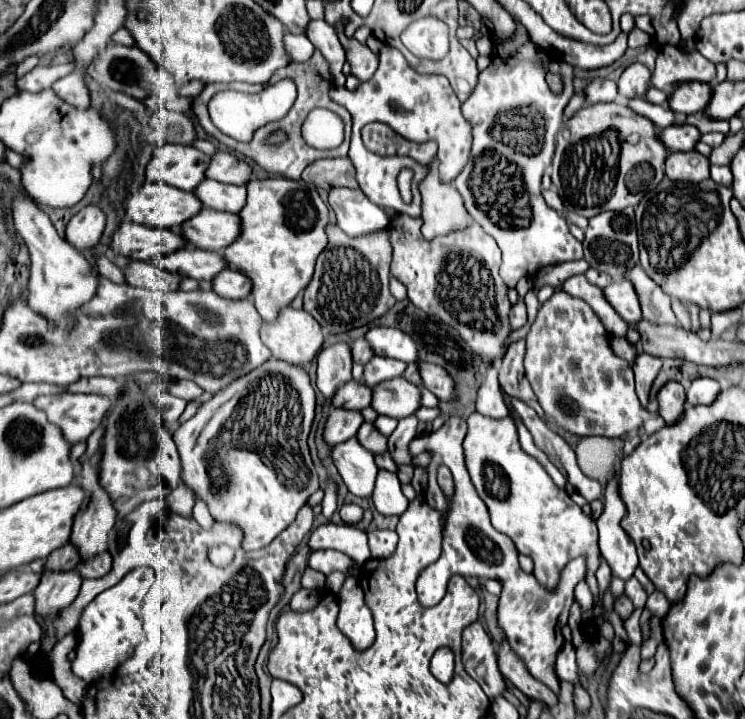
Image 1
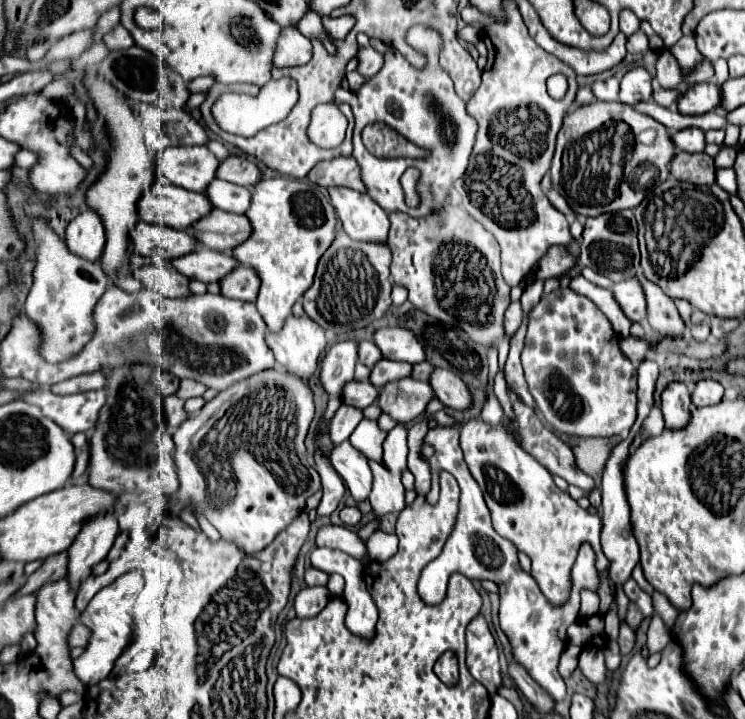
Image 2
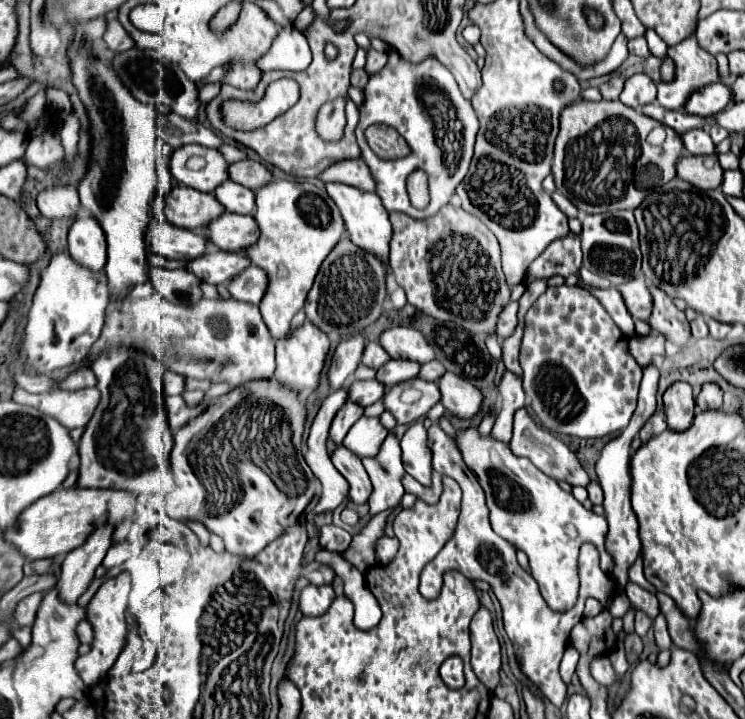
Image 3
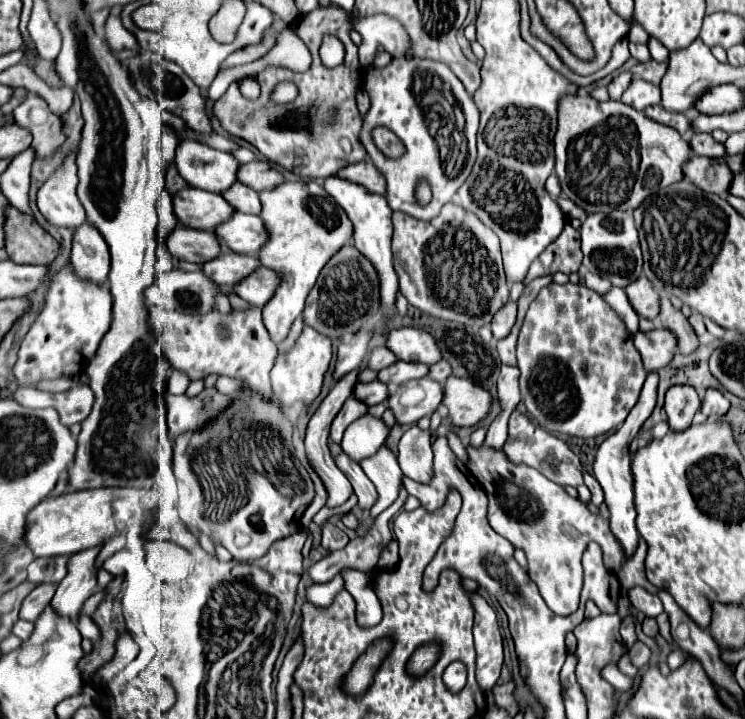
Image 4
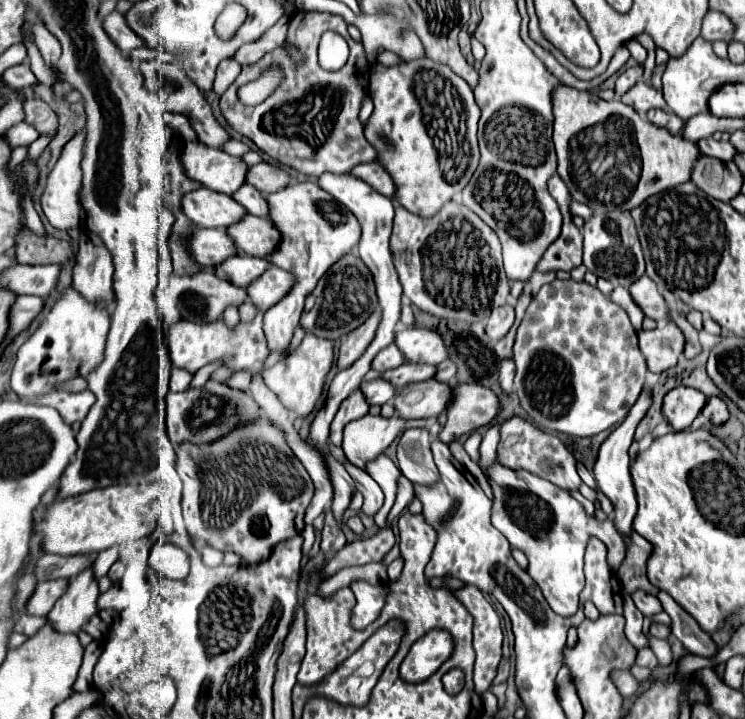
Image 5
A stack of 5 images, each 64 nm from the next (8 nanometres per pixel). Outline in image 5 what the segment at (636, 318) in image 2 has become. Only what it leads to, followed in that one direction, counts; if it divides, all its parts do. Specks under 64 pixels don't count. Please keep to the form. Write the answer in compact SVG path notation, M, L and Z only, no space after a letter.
M642 276L640 280L636 280L636 284L630 286L630 294L648 318L652 318L656 322L668 322L670 308L666 304L666 300L662 298L662 294L658 292L656 284L648 276Z

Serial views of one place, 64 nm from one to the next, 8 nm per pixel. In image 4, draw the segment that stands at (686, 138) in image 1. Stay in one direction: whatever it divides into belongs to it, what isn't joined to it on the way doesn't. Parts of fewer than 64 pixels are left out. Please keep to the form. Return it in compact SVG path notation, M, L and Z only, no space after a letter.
M694 134L692 140L692 152L698 156L708 156L708 158L726 158L726 148L724 144L716 142L710 134Z

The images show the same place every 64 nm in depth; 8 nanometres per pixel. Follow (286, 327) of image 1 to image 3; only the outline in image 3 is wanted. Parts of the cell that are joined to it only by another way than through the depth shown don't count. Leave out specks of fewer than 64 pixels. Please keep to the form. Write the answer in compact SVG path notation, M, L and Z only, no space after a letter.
M304 322L292 338L282 338L276 340L276 370L274 370L274 380L280 380L280 384L286 384L286 388L292 388L292 392L300 394L306 388L316 390L320 384L320 372L324 370L326 356L330 350L328 336L320 332L312 322Z

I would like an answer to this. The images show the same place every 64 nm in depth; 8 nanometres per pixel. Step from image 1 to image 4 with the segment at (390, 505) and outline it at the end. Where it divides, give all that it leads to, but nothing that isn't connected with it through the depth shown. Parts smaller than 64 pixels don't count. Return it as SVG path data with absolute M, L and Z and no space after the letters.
M382 446L372 458L362 460L360 466L368 474L368 478L376 484L376 490L380 494L378 502L370 510L370 516L376 518L398 498L398 490L404 474L396 462L396 456L386 446Z

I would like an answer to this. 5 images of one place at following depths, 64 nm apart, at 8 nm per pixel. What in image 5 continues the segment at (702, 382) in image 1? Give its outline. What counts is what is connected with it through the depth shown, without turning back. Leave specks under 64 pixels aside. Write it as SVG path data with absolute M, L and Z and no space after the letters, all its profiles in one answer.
M708 398L706 406L702 410L702 416L706 416L710 420L710 424L720 426L728 420L728 408L720 398Z

